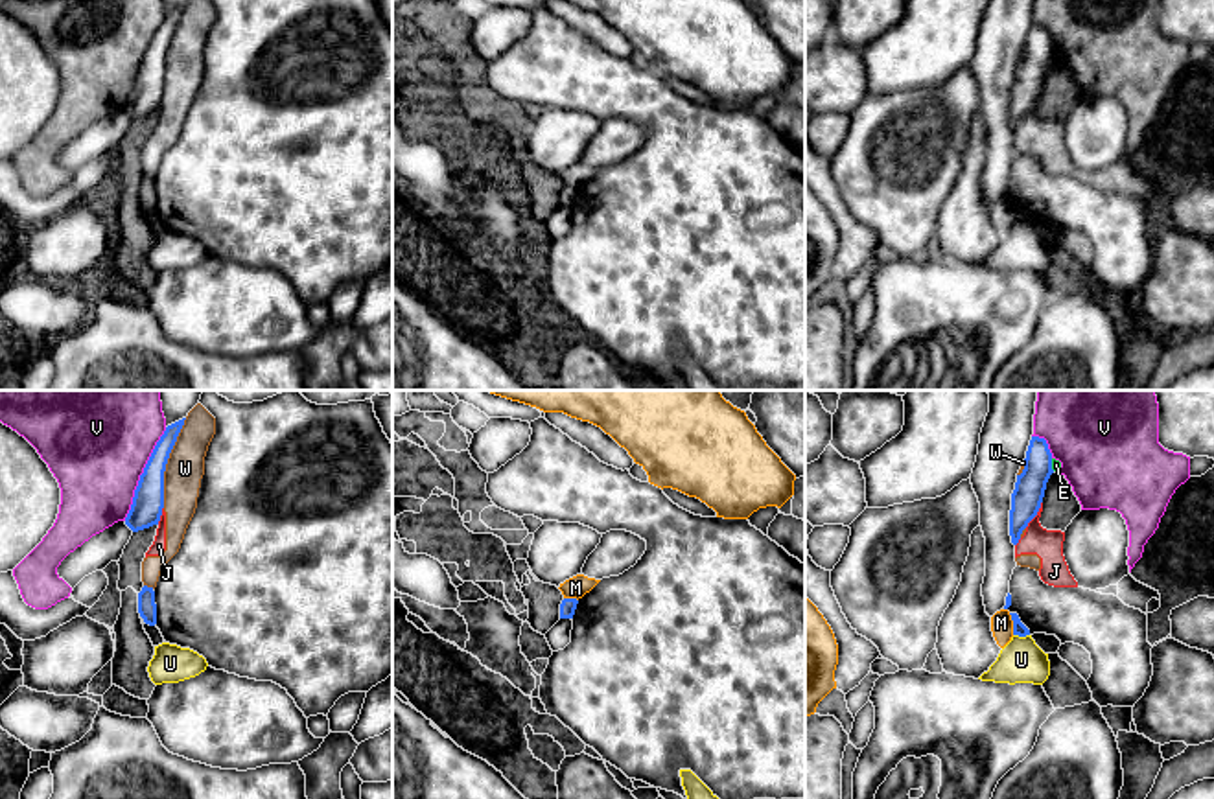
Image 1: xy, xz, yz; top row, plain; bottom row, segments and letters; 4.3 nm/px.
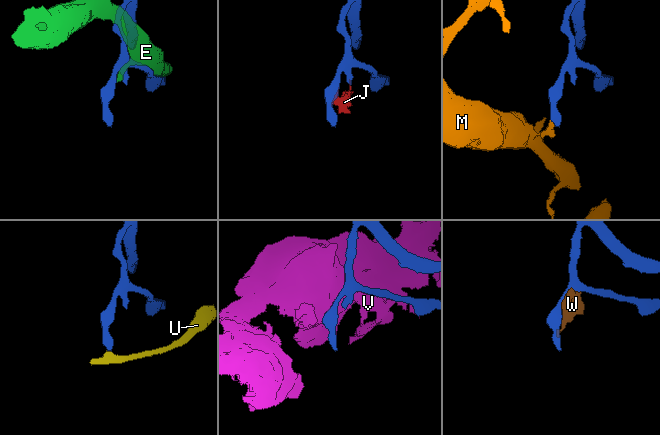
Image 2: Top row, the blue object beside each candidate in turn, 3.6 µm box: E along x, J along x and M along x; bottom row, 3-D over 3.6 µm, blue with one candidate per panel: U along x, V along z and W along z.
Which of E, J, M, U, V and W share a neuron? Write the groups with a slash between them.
E / J V W / M / U

